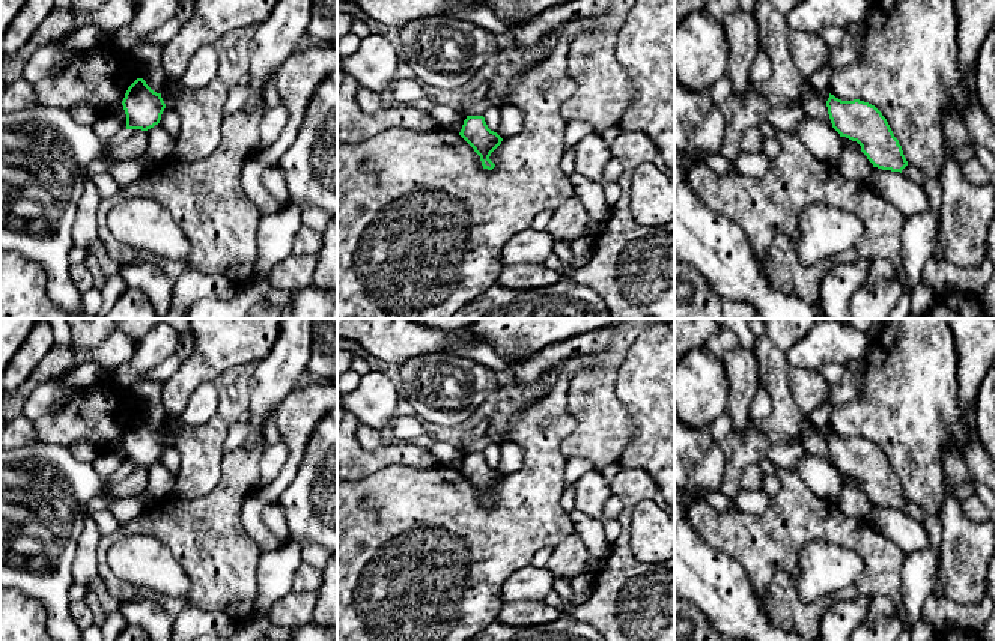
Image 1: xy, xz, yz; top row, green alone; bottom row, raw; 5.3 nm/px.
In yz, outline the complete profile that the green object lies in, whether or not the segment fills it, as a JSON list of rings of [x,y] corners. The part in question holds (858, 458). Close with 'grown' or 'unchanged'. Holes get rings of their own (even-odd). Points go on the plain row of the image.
[[[829,430],[826,444],[832,465],[840,474],[857,478],[873,504],[902,510],[908,503],[899,477],[875,442],[860,436],[841,438]]]; unchanged

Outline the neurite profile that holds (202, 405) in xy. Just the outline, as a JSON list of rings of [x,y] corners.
[[[215,382],[200,384],[190,396],[187,408],[181,415],[176,415],[176,423],[172,427],[163,427],[161,435],[167,445],[173,445],[178,433],[191,426],[202,426],[214,415],[220,399],[220,387]]]

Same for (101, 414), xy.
[[[113,378],[84,387],[80,397],[59,414],[47,414],[33,421],[39,441],[71,447],[80,441],[111,451],[128,424],[143,415],[129,390],[120,388]]]

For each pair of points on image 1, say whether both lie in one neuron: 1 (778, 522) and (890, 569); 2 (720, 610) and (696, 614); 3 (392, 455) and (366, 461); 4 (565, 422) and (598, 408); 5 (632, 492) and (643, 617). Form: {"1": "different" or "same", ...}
{"1": "same", "2": "different", "3": "same", "4": "different", "5": "same"}

